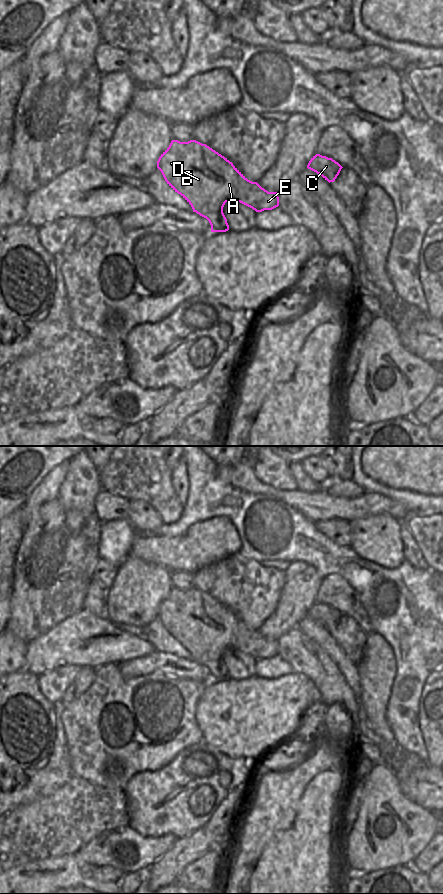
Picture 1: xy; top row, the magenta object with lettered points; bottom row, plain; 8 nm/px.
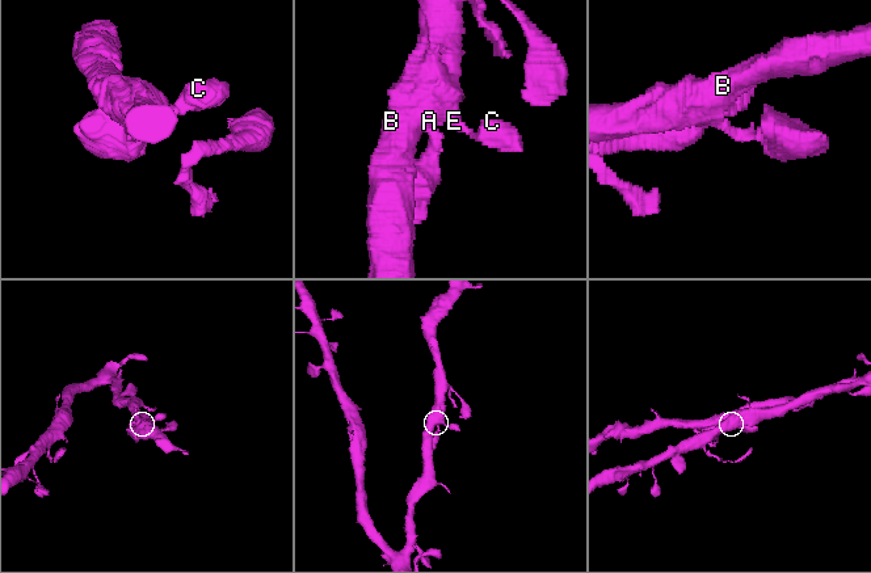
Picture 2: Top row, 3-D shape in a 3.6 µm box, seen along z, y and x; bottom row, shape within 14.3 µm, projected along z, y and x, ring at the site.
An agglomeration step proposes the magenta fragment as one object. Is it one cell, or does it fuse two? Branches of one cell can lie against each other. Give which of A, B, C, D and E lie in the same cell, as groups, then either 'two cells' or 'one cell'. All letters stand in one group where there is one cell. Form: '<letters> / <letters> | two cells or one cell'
A B C D E | one cell

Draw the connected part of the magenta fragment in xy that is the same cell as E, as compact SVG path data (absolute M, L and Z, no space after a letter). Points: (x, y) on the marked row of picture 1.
M172 140L159 157L157 168L167 184L191 205L193 212L209 221L211 232L229 230L223 207L230 200L240 202L256 212L272 210L279 206L277 192L268 192L257 182L248 180L227 158L196 140Z

